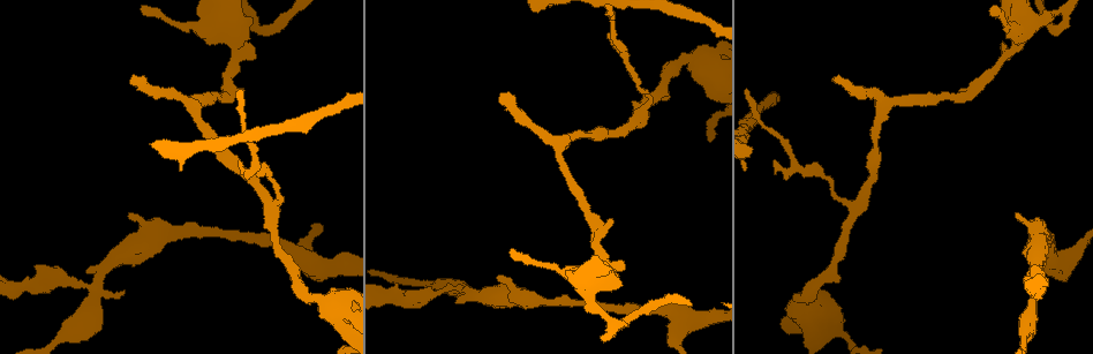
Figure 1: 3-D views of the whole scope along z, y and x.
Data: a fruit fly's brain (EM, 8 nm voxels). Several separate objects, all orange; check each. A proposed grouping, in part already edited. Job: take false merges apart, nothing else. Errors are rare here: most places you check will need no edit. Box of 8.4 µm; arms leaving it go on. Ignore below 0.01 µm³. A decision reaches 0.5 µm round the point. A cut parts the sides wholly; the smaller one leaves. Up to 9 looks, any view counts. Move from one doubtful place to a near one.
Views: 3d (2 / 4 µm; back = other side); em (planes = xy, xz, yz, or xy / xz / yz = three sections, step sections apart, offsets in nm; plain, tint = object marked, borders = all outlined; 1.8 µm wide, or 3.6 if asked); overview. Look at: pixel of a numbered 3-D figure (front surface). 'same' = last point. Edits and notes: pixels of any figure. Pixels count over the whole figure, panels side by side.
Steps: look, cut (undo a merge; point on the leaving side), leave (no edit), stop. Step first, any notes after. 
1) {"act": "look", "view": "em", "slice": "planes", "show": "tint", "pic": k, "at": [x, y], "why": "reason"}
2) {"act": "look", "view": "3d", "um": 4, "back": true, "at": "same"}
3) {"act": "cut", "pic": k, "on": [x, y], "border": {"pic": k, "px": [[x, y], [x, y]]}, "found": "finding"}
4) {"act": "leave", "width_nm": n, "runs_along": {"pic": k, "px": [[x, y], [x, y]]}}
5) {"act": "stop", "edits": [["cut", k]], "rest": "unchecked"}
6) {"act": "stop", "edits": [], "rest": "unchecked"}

{"act": "look", "view": "em", "slice": "xy", "step": 8, "show": "tint", "pic": 1, "at": [697, 62], "why": "four-way junction"}

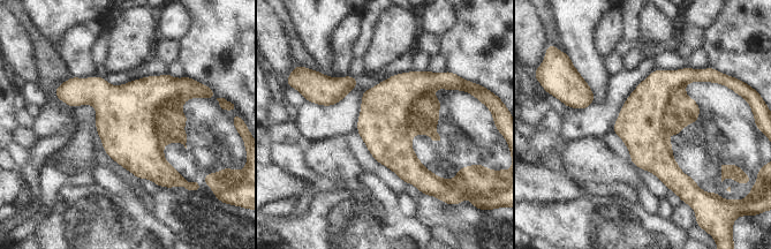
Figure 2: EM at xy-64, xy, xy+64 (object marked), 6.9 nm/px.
{"act": "look", "view": "em", "slice": "planes", "show": "borders", "at": "same"}

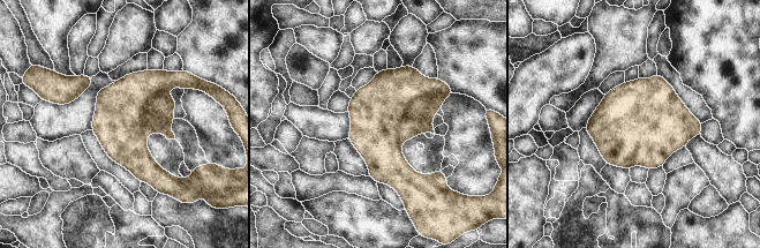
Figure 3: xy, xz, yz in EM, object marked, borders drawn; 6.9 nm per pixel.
{"act": "leave", "width_nm": 440, "found": "one neuron here"}

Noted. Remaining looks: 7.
{"act": "look", "view": "em", "slice": "xy", "step": 8, "show": "tint", "pic": 1, "at": [854, 205], "why": "a fork"}

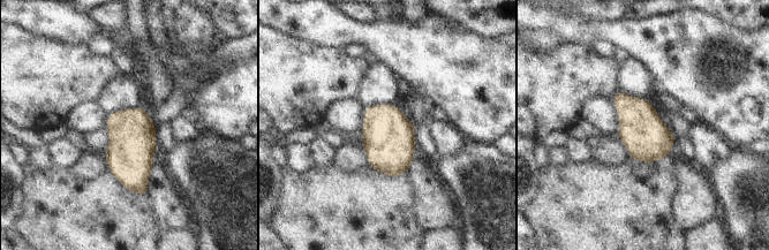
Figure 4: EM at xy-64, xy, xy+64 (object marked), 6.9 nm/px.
{"act": "leave", "found": "all the same neuron"}

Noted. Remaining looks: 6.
{"act": "look", "view": "em", "slice": "xz", "step": 4, "show": "borders", "pic": 1, "at": [886, 103], "why": "arms part here"}

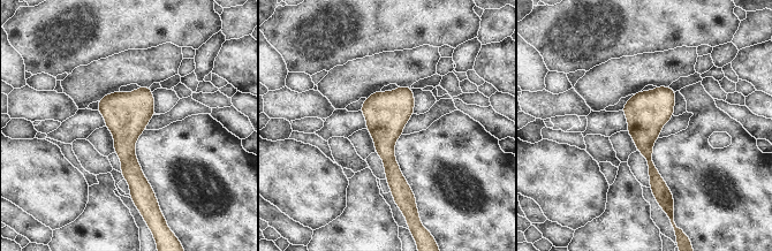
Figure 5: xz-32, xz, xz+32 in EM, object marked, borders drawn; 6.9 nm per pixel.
{"act": "look", "view": "em", "slice": "planes", "show": "borders", "at": "same"}

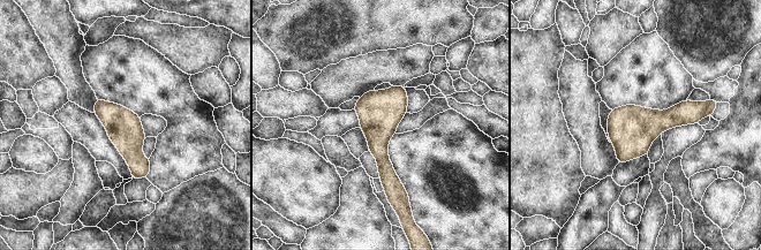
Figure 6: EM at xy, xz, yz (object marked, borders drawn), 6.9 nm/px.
{"act": "leave", "found": "all the same neuron"}

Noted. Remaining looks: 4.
{"act": "look", "view": "em", "slice": "planes", "show": "borders", "pic": 1, "at": [100, 283], "why": "abrupt turn"}

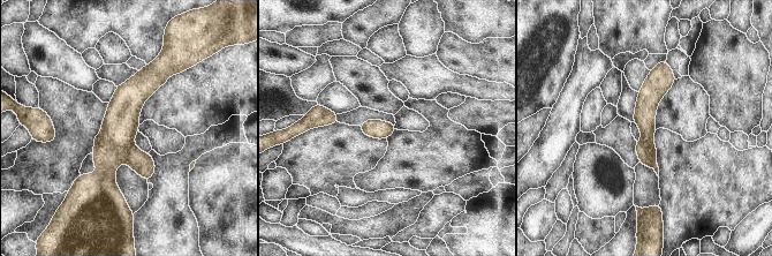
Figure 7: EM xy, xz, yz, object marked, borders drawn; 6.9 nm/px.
{"act": "cut", "pic": 7, "on": [643, 153], "border": {"pic": 7, "px": [[640, 141], [648, 148], [651, 167]]}, "found": "two neurons meet here"}

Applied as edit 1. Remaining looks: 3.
{"act": "stop", "edits": [["cut", 7]], "rest": "unchecked"}

